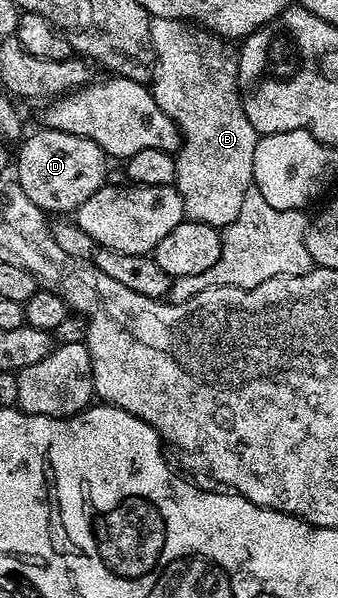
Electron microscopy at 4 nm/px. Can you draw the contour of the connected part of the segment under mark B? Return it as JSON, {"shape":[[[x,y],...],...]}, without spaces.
{"shape":[[[182,18],[151,19],[151,43],[155,49],[153,73],[149,89],[157,104],[179,125],[183,145],[175,154],[174,187],[184,201],[186,217],[193,222],[222,228],[237,220],[241,200],[253,189],[253,152],[261,135],[245,116],[243,99],[239,96],[239,56],[228,39],[221,38],[202,26]]]}

